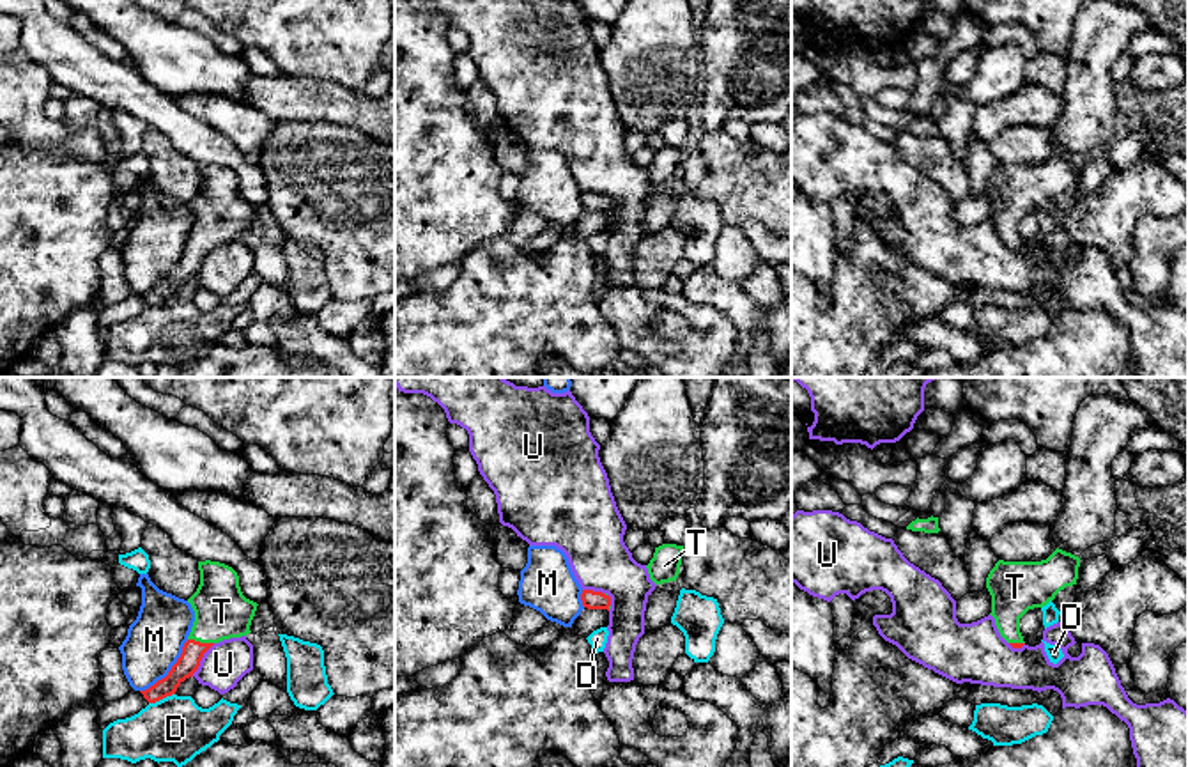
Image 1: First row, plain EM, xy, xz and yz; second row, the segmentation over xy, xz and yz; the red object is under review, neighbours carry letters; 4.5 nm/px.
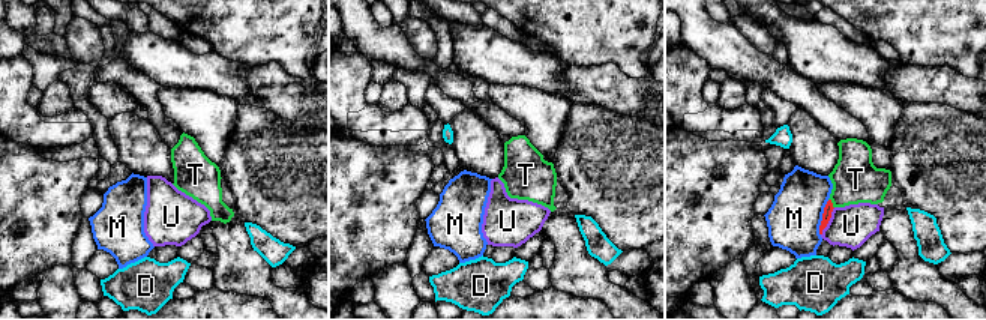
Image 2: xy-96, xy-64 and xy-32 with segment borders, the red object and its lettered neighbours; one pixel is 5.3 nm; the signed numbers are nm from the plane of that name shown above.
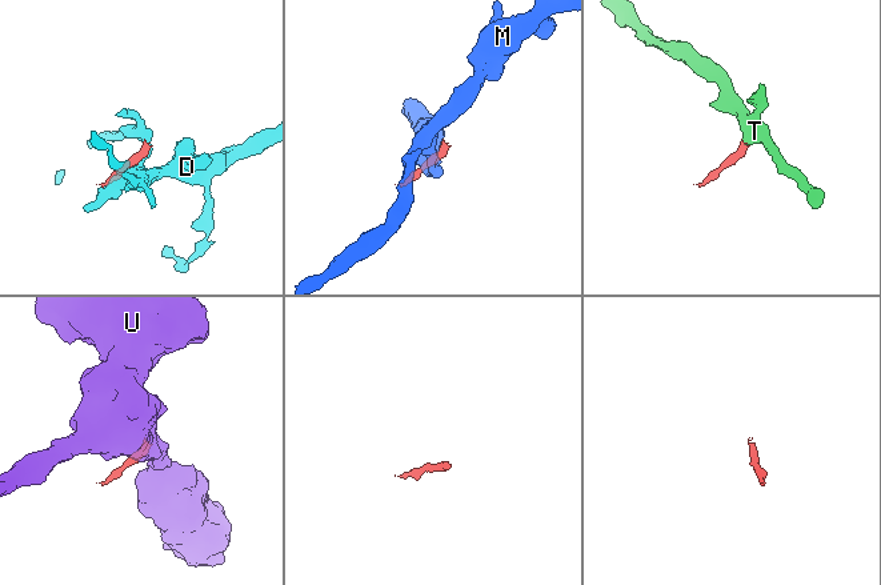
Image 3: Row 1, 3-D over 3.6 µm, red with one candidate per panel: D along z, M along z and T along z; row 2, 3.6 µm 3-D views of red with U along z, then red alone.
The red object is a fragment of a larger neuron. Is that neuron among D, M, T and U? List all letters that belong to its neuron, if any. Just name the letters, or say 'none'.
T

